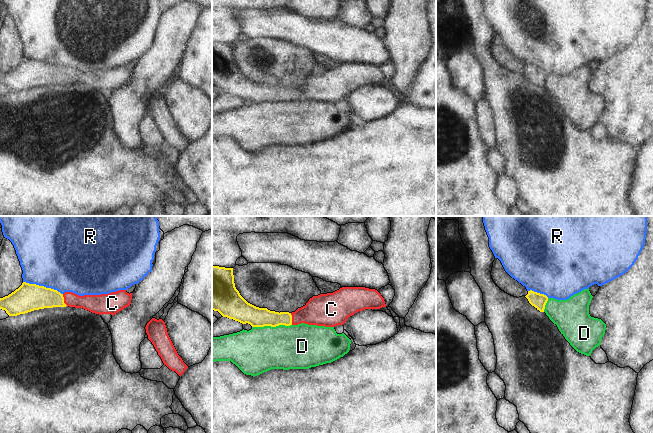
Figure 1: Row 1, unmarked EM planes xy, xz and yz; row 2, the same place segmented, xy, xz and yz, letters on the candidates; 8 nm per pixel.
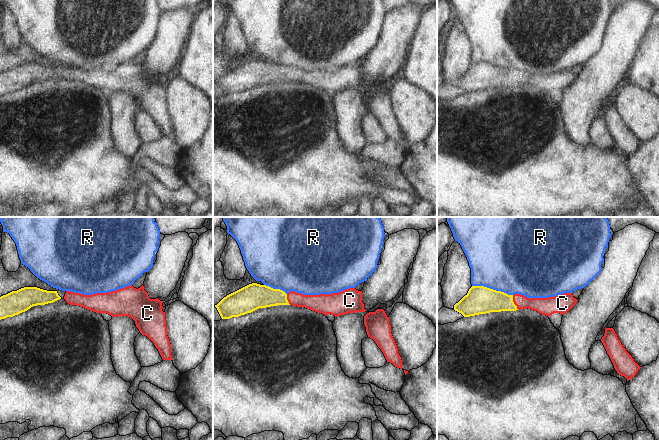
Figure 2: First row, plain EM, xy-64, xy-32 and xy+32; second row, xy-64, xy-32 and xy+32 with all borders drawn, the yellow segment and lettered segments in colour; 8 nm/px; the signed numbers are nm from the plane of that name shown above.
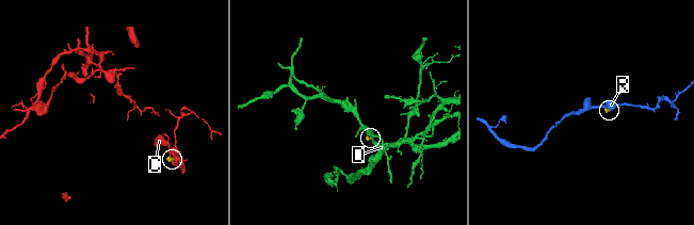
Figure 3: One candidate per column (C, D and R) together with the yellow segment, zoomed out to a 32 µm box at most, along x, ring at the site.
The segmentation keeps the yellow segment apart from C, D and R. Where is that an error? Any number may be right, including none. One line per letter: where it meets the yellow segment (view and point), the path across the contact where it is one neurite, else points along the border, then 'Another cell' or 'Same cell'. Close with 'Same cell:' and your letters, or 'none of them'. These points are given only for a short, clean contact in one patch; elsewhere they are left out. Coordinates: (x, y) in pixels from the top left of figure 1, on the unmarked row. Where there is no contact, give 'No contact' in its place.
C: Touches yellow at xy (63, 76). Path across: xy (32, 73), (63, 76), (94, 79). Same cell
D: Touches yellow at xz (271, 102). Boundary: xz (291, 100), (252, 103). Another cell
R: Touches yellow at xy (43, 62). Boundary: xy (23, 57), (29, 60), (50, 63), (62, 70). Another cell
Same cell: C.

